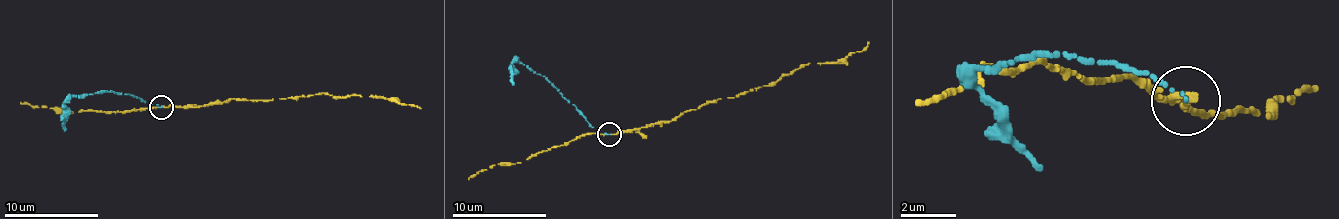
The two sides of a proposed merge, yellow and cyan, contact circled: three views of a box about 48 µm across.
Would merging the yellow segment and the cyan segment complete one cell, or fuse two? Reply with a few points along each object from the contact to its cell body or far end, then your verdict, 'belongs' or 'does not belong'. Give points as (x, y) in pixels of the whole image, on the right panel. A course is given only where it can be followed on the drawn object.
yellow via (1184, 102), (1149, 88), (1135, 74), (1080, 74), (1046, 61), (977, 67), (977, 74), (915, 102) | cyan via (1184, 102), (1149, 74), (1073, 54), (1032, 54), (977, 67), (984, 102), (1039, 171) | does not belong

